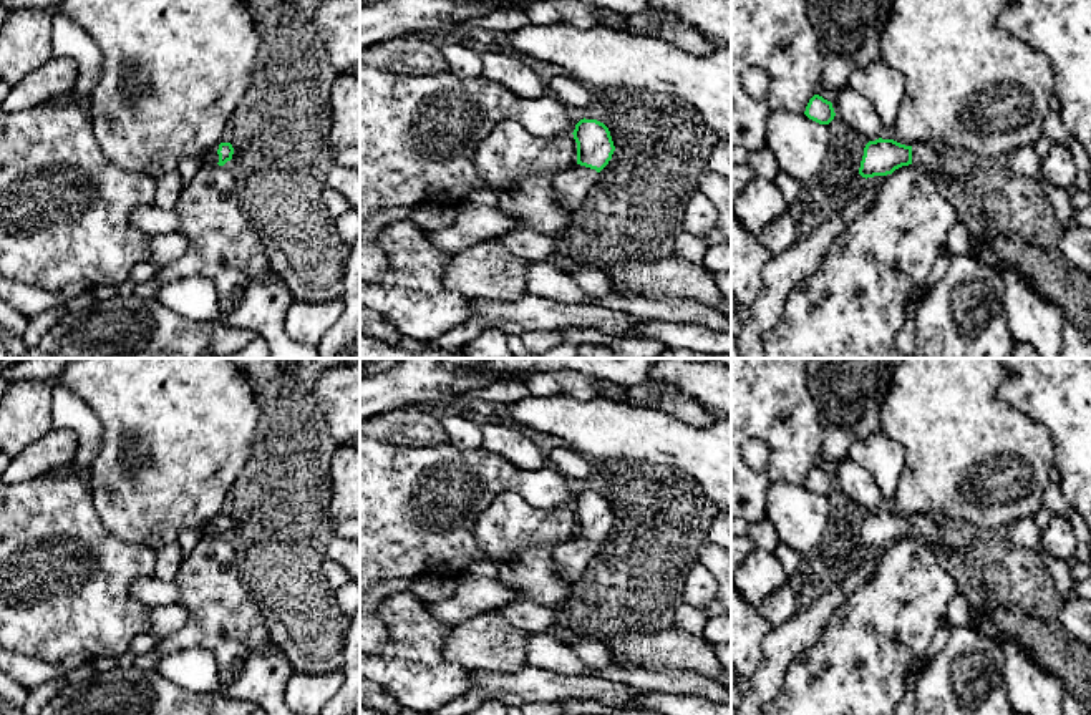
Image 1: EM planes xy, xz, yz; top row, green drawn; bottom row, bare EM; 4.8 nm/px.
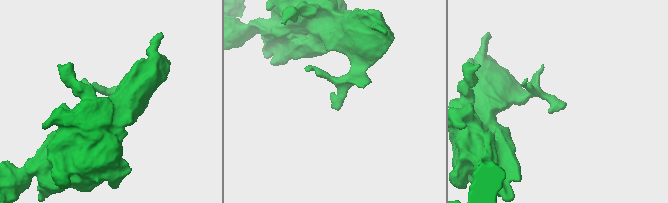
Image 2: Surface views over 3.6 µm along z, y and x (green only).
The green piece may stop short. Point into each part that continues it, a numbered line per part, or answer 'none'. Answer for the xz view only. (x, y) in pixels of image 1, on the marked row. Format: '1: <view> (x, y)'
1: xz (571, 186)

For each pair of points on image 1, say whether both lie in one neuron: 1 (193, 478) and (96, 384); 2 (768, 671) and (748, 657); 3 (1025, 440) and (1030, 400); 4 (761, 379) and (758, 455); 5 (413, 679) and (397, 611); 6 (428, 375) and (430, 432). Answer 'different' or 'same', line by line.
1: same
2: different
3: different
4: different
5: same
6: different

